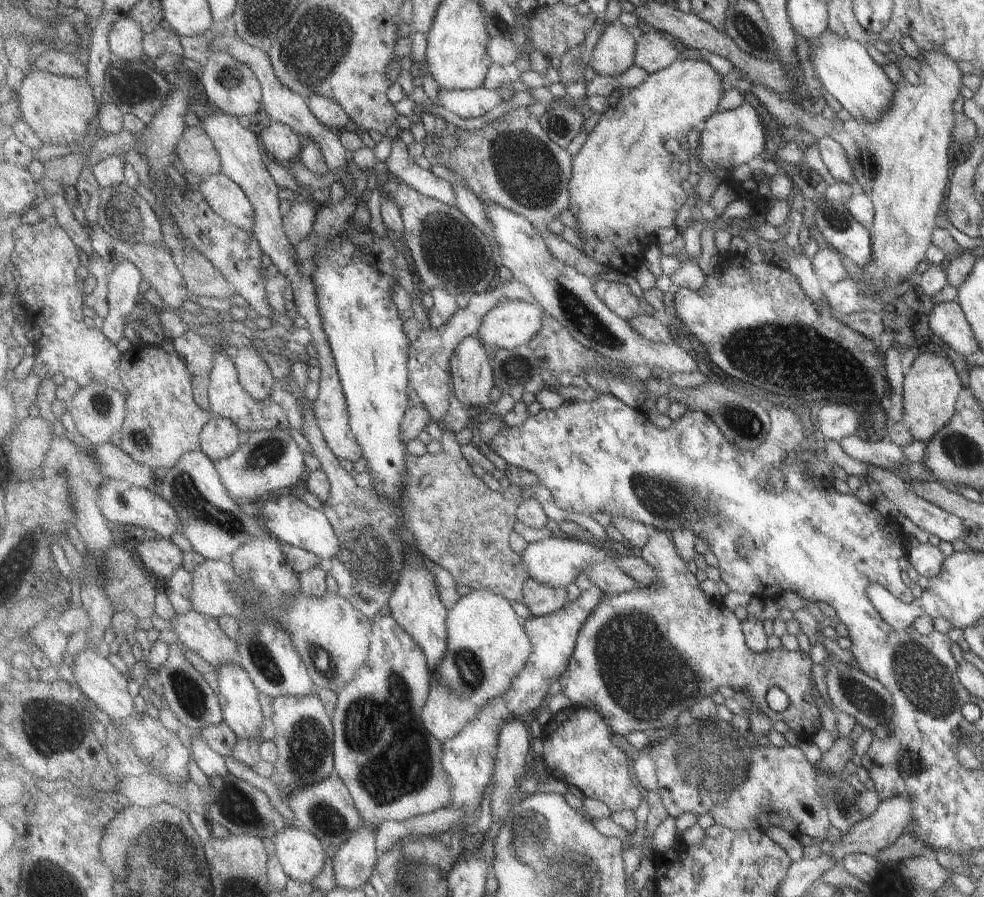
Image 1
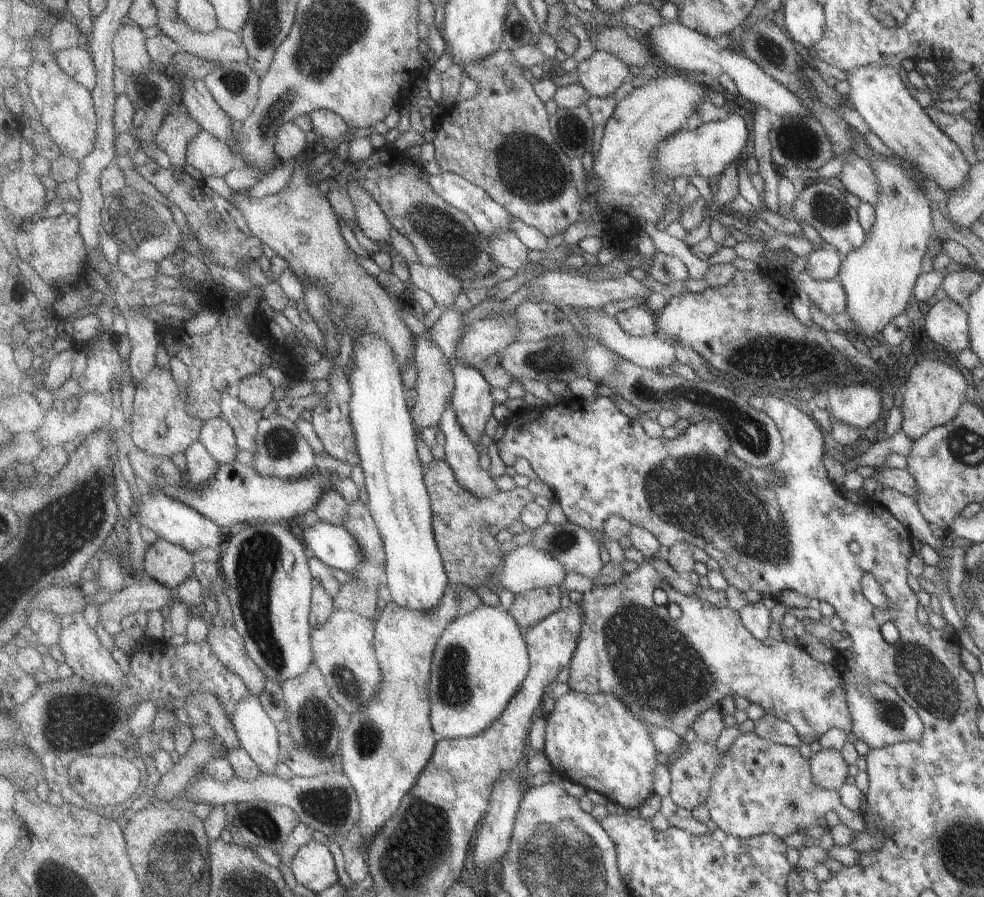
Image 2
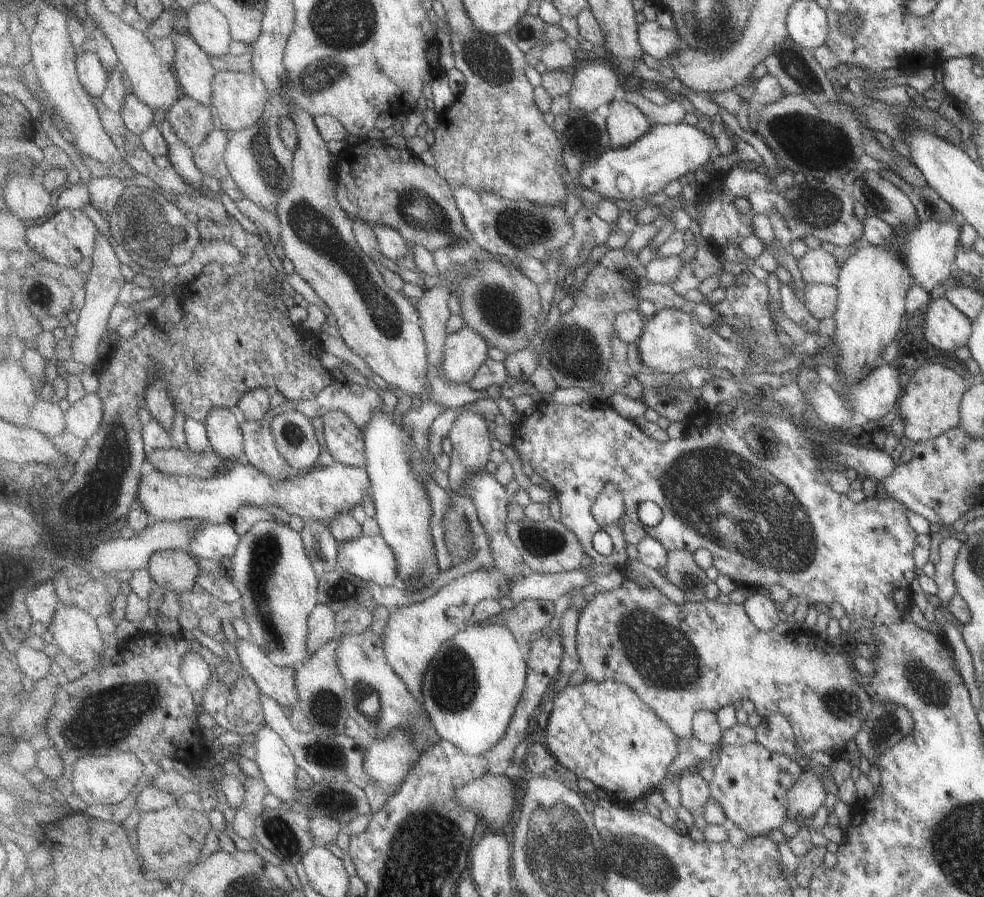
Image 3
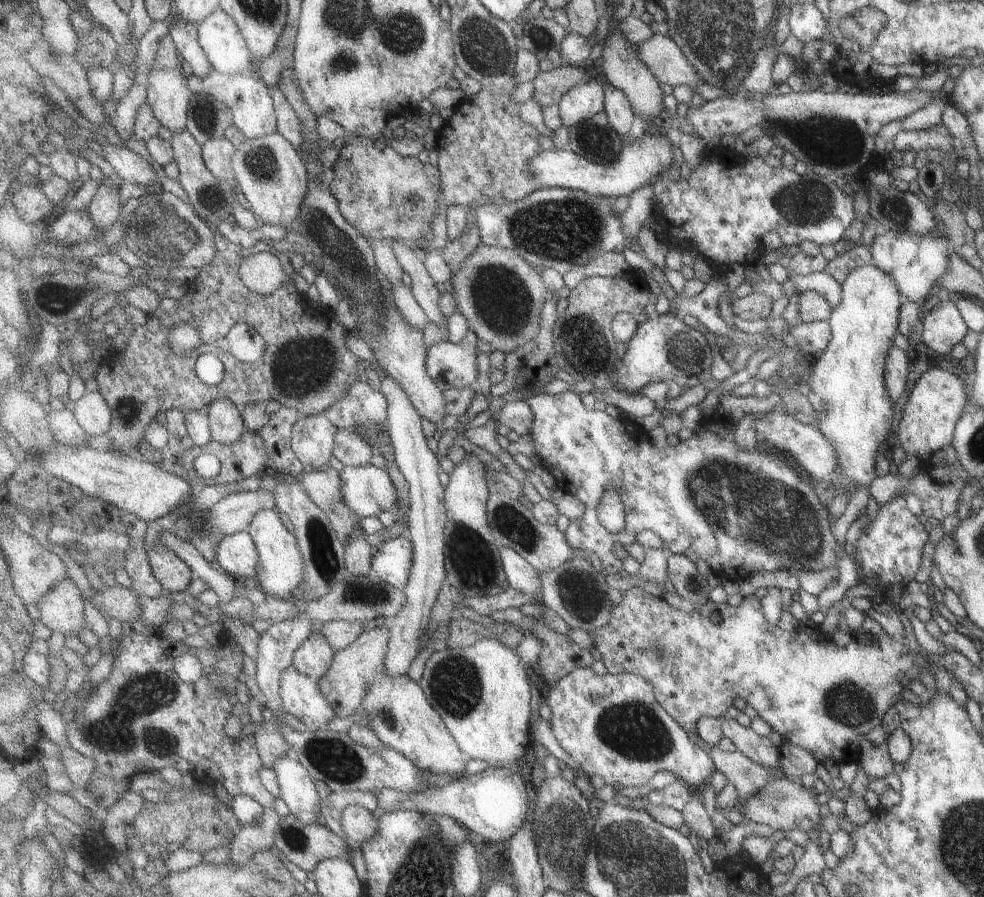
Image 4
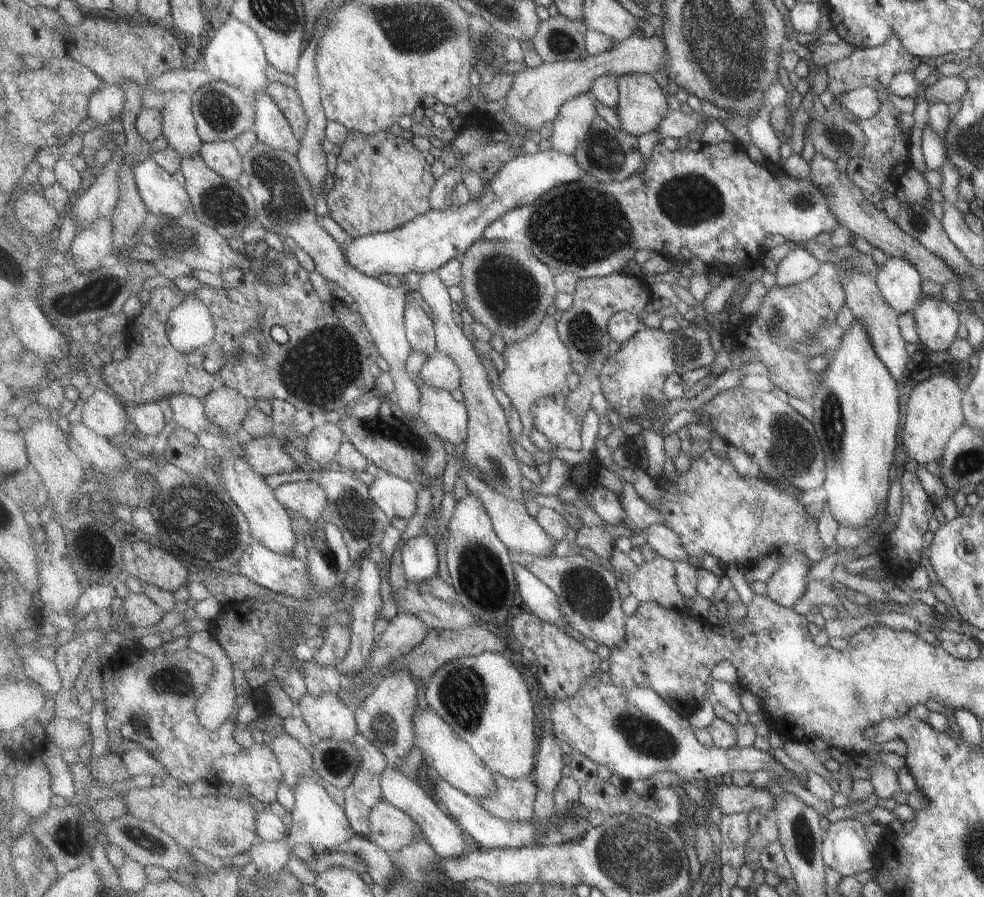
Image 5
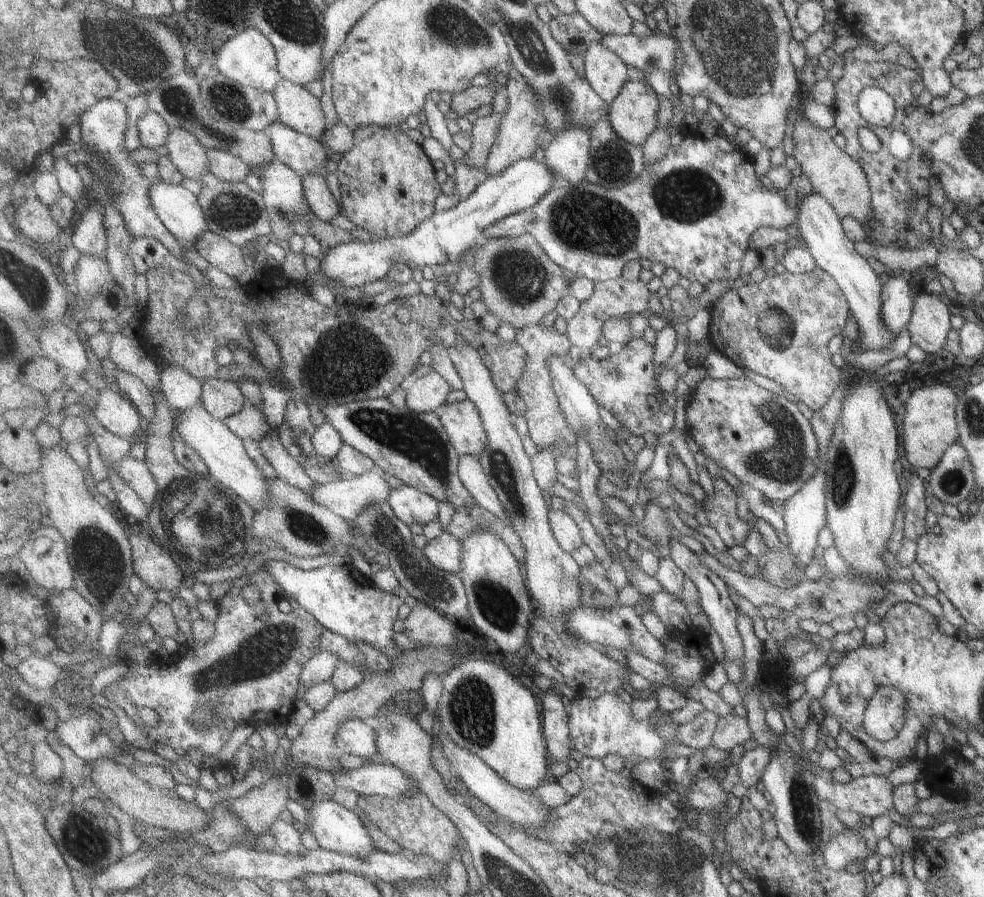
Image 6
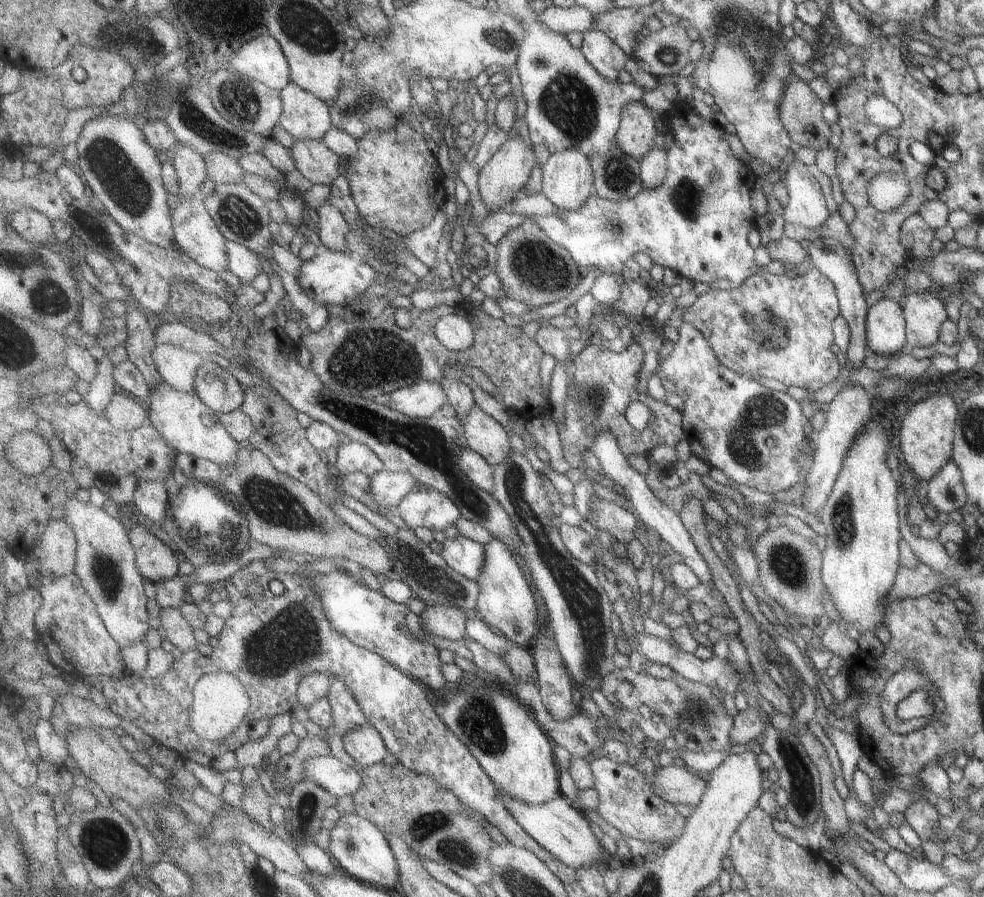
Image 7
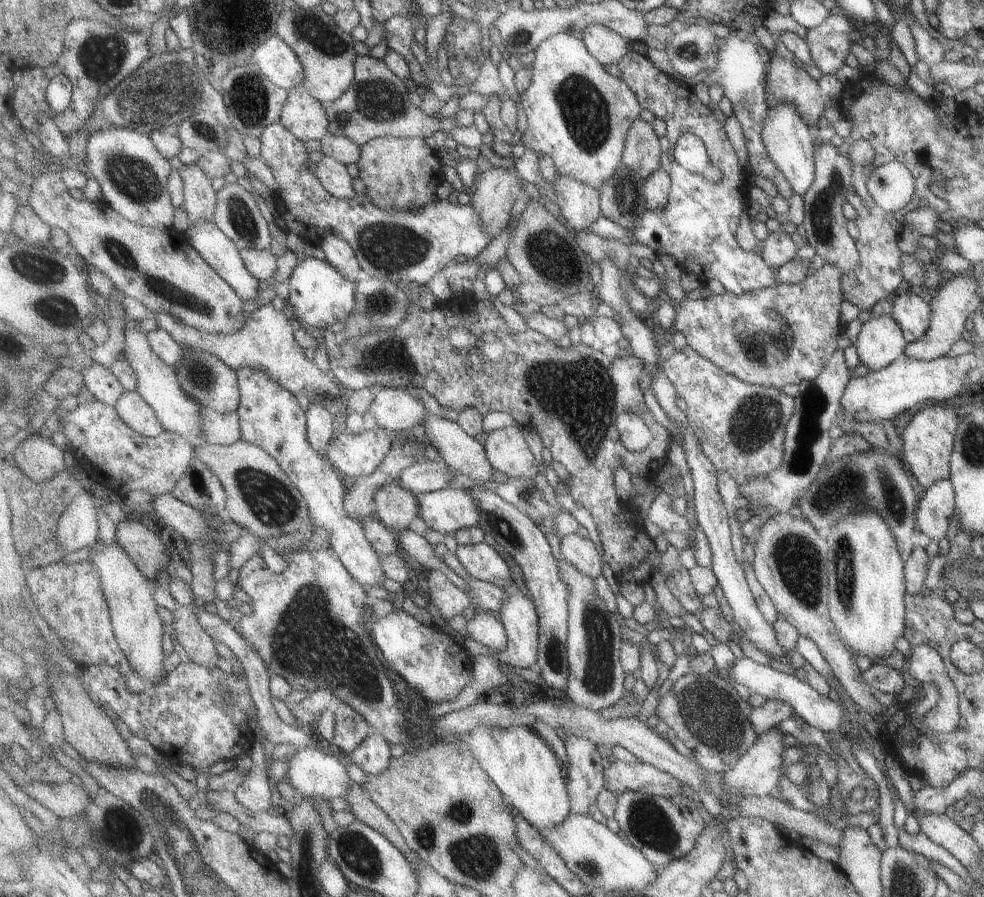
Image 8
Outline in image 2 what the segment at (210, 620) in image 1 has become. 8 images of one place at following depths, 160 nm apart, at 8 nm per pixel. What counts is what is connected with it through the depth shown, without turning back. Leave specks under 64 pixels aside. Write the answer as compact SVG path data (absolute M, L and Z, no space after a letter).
M214 626L208 631L205 645L211 645L219 660L241 676L253 694L258 695L265 690L270 678L250 658L245 639L235 626Z

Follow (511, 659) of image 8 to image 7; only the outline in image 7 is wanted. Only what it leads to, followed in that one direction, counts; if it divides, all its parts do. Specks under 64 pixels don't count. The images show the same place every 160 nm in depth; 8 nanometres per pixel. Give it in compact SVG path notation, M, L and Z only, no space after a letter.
M494 538L486 546L486 565L481 576L476 580L482 592L478 598L475 615L483 619L493 630L503 633L510 641L519 646L529 646L529 642L538 636L537 620L539 606L533 596L529 582L525 580L519 564L515 562L513 550L502 540Z

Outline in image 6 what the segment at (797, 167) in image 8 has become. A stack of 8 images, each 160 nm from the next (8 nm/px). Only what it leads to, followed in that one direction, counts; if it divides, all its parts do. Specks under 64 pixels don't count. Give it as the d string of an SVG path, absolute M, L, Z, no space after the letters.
M812 192L805 196L798 205L800 219L799 232L808 246L808 250L815 258L816 267L824 269L840 285L844 296L848 298L851 315L857 320L860 327L860 340L853 341L852 352L865 352L877 350L878 353L889 348L895 340L895 334L891 334L881 322L880 285L877 272L871 268L867 258L863 258L855 250L854 242L851 242L841 226L841 218L833 210L823 196Z

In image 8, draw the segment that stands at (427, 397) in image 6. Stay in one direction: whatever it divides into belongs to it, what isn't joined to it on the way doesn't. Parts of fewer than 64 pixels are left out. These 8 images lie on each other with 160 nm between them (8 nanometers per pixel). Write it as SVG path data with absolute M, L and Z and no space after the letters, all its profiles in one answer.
M385 387L375 393L366 413L376 426L398 432L424 424L428 415L421 400L397 387Z

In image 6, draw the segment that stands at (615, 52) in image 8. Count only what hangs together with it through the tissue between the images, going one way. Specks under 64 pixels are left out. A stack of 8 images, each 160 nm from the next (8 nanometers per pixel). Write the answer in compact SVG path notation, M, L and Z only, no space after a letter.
M601 41L593 42L584 57L585 78L593 91L610 105L621 90L628 84L629 67L616 53L609 50Z

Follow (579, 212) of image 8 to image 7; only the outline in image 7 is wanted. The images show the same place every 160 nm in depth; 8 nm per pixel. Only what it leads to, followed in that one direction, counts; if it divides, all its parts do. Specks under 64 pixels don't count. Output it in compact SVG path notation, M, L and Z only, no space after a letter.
M579 148L552 153L542 168L542 192L559 209L579 210L595 194L595 173L592 160Z

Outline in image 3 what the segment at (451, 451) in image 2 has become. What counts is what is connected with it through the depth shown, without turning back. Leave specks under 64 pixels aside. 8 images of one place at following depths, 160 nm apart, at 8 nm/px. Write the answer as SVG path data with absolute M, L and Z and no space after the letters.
M486 470L474 473L470 477L466 477L466 486L468 488L468 496L477 508L480 524L485 530L485 534L489 540L489 548L491 550L494 566L500 569L508 578L519 579L520 577L529 576L534 570L526 563L523 553L515 546L515 543L509 538L506 528L507 520L507 504L508 492L506 487L497 482L493 474L487 473Z

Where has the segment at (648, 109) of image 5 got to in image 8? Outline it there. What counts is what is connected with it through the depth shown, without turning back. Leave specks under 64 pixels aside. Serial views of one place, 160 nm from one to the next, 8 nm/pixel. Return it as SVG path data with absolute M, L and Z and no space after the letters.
M640 118L633 123L628 132L624 152L624 165L637 171L644 182L661 168L661 144L653 130L653 124Z

